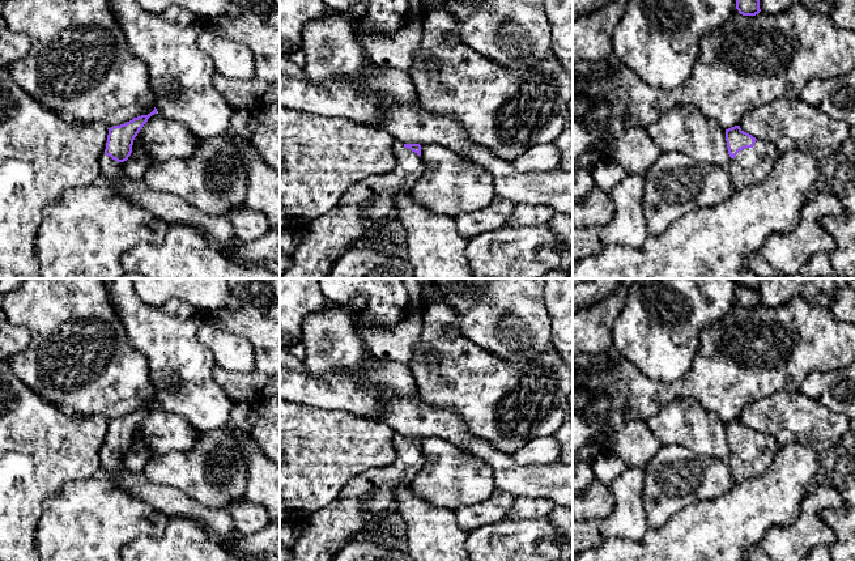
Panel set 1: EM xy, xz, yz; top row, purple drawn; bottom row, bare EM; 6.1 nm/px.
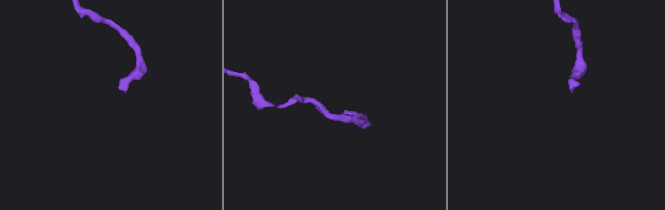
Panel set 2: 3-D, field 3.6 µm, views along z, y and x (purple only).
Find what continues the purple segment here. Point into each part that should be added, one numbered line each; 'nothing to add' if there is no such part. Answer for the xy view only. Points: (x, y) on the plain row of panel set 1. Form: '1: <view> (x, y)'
1: xy (217, 523)

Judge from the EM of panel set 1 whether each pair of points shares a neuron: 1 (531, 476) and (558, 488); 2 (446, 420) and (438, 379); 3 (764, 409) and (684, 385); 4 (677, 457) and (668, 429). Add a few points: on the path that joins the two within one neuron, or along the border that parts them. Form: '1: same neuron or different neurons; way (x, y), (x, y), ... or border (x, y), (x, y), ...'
1: same neuron; way (537, 481), (552, 481)
2: different neurons; border (417, 391), (430, 406), (450, 407), (466, 429)
3: different neurons; border (777, 392), (752, 402), (737, 417)
4: different neurons; border (662, 443), (683, 445), (702, 455)

